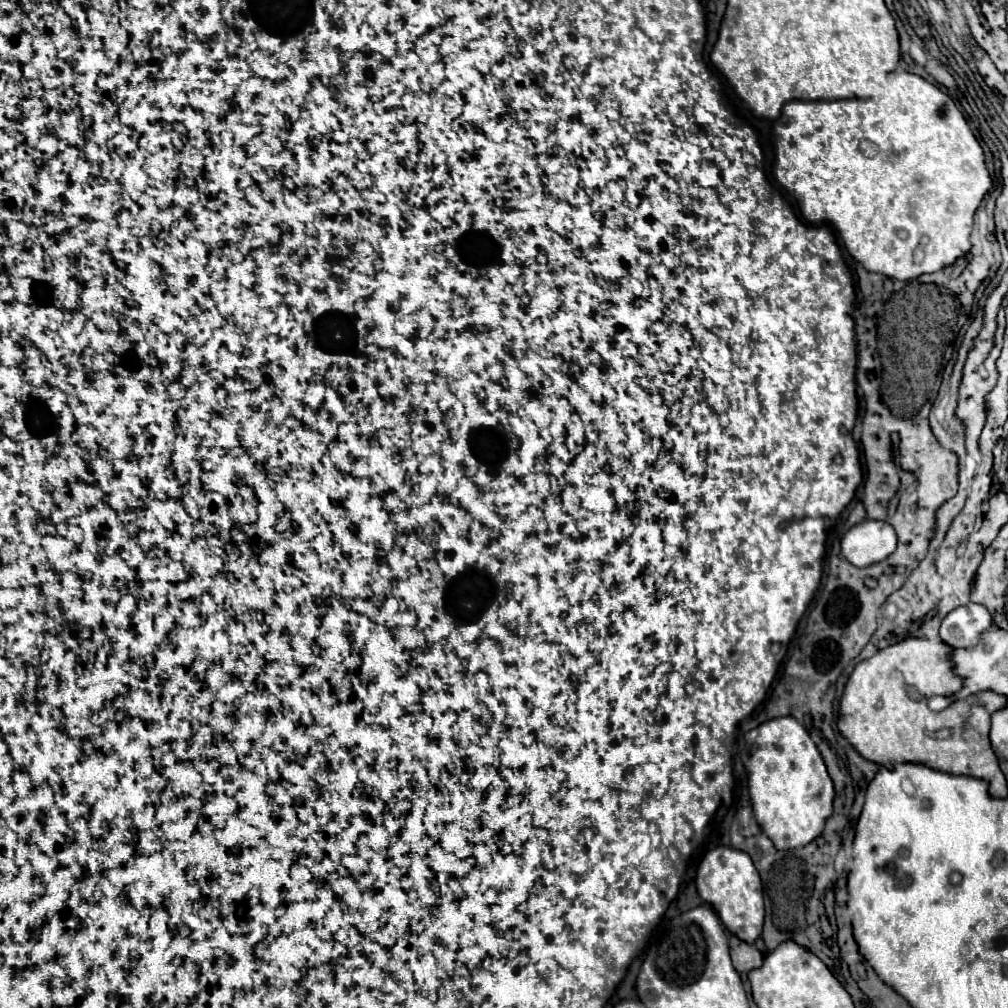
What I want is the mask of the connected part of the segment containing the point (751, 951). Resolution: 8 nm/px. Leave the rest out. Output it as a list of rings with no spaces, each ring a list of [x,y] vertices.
[[[731,936],[729,946],[731,946],[731,960],[737,972],[751,972],[755,968],[761,968],[763,954],[753,944],[741,942],[737,936]]]

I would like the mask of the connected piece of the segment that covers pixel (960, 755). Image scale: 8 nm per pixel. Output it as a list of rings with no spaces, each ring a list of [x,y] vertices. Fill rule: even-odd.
[[[907,638],[895,646],[887,646],[879,650],[873,658],[863,660],[855,666],[853,674],[847,680],[841,704],[839,704],[839,732],[855,746],[855,750],[881,766],[891,766],[893,762],[921,762],[933,770],[949,772],[949,774],[963,774],[987,780],[991,784],[991,796],[1005,798],[1007,784],[1005,776],[999,768],[997,756],[989,744],[989,728],[991,728],[991,714],[1005,704],[1005,696],[993,692],[975,694],[975,698],[967,698],[967,702],[953,702],[949,708],[941,712],[933,712],[927,706],[927,700],[937,694],[953,694],[961,688],[961,680],[951,672],[951,662],[947,656],[951,654],[951,646],[945,642],[931,642],[921,638]],[[949,728],[949,738],[935,738],[935,732]]]

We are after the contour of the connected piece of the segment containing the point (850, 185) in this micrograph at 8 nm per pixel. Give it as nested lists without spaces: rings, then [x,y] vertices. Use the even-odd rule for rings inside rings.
[[[895,70],[887,76],[889,90],[881,96],[867,98],[867,100],[793,100],[783,106],[783,112],[779,120],[773,126],[775,134],[775,178],[777,182],[799,202],[801,214],[809,222],[829,224],[843,240],[849,254],[865,266],[869,272],[877,272],[895,280],[915,280],[921,274],[937,272],[945,266],[951,266],[959,256],[965,256],[971,248],[969,234],[973,228],[973,214],[979,208],[983,196],[993,186],[993,180],[989,176],[987,164],[985,164],[985,152],[979,146],[977,138],[973,136],[971,128],[967,126],[967,120],[959,112],[959,108],[953,104],[953,100],[943,94],[935,84],[927,82],[921,76],[909,74],[905,70]],[[897,230],[905,230],[907,238],[897,238]]]

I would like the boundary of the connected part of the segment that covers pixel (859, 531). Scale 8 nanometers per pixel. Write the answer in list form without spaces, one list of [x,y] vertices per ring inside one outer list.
[[[863,520],[855,524],[841,542],[843,556],[859,568],[877,564],[893,554],[897,548],[897,534],[889,522]]]

